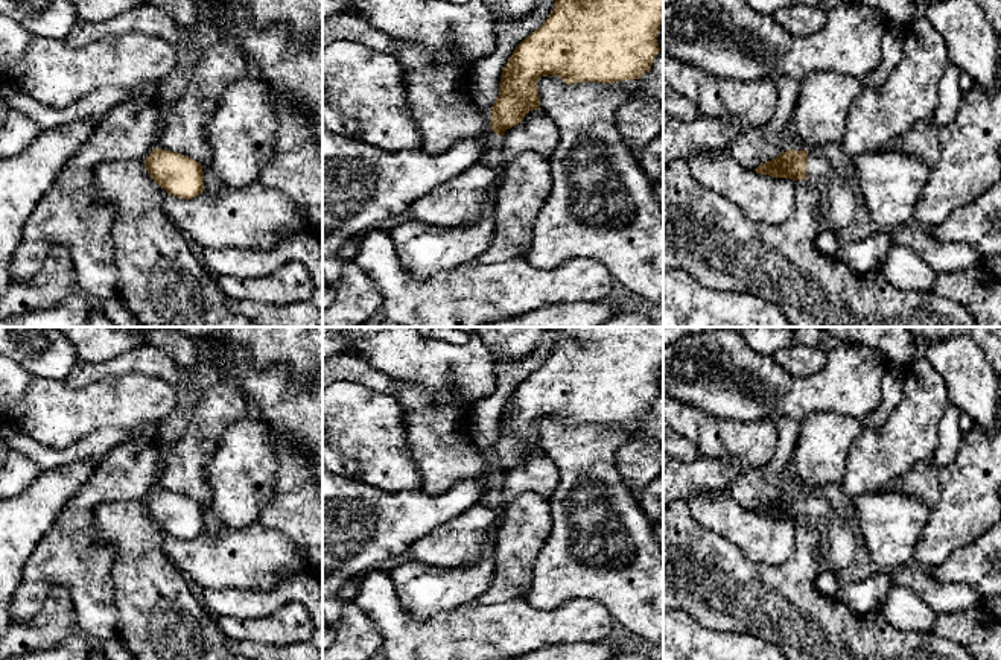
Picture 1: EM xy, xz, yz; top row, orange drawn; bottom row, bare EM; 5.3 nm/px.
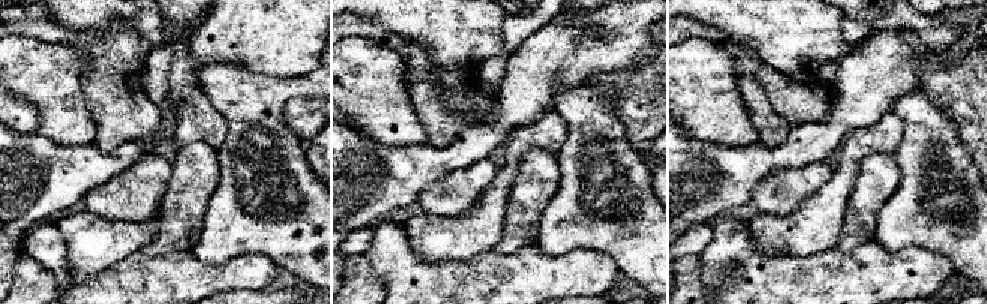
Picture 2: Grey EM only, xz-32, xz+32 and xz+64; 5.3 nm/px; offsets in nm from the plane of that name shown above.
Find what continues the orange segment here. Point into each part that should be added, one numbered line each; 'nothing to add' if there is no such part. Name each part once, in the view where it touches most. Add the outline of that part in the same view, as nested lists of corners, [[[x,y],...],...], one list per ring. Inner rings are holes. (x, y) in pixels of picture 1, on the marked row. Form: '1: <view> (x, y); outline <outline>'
1: yz (840, 206); outline [[[808,152],[808,178],[825,190],[823,228],[835,233],[844,228],[856,211],[849,178],[834,169],[820,152]]]

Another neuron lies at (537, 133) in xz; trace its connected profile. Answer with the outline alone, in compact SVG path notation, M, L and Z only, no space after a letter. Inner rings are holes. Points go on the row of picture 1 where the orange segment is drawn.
M531 109L523 120L507 129L499 137L505 167L519 154L531 151L549 160L558 146L560 134L557 125L542 111Z

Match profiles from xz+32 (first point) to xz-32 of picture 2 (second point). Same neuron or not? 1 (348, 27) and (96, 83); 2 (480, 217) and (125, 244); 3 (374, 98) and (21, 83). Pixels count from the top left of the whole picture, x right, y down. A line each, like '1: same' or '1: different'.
1: same
2: same
3: same

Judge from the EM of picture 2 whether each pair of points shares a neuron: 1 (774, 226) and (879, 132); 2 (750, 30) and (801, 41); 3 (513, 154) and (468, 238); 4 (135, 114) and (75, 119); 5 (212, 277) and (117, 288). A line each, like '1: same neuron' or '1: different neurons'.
1: same neuron
2: same neuron
3: same neuron
4: different neurons
5: same neuron

